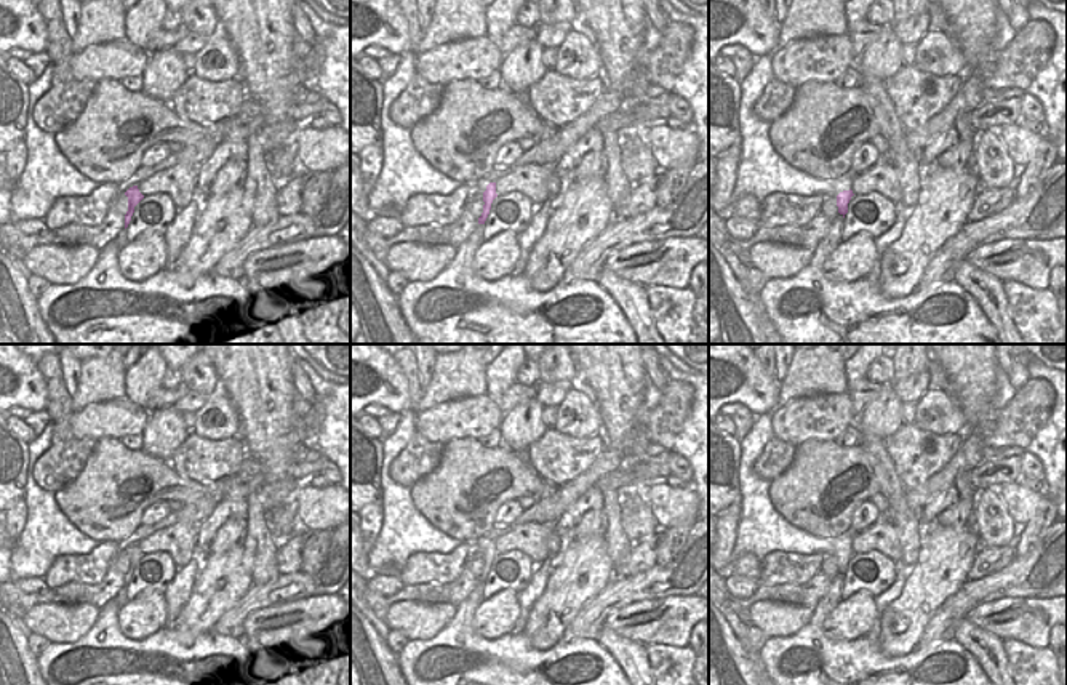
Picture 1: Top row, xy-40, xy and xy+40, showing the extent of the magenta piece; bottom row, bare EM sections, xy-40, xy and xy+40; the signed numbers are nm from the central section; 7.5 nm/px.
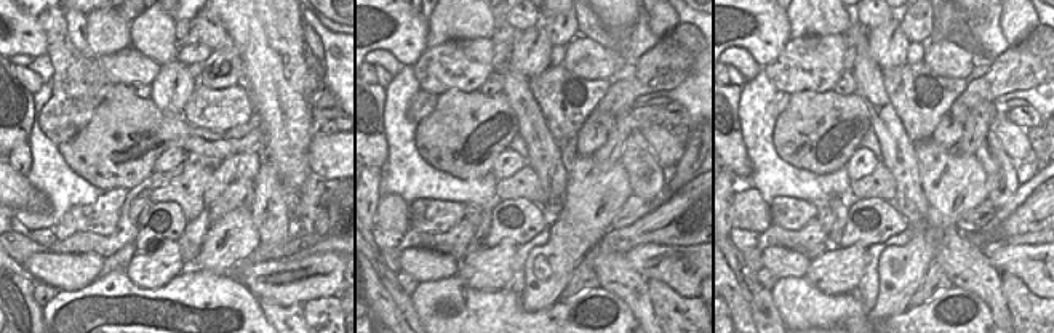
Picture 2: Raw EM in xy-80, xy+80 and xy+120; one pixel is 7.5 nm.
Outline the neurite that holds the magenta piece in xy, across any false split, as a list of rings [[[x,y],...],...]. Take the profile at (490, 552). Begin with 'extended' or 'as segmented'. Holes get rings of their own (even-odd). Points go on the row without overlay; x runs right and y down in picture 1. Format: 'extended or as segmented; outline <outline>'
extended; outline [[[490,541],[485,551],[470,551],[466,559],[466,568],[478,579],[478,583],[485,583],[496,555],[496,541]]]

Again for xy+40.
extended; outline [[[851,547],[840,551],[835,557],[830,554],[824,554],[819,570],[830,579],[833,579],[838,573],[845,576],[845,573],[848,571],[848,562],[853,554],[854,552]]]

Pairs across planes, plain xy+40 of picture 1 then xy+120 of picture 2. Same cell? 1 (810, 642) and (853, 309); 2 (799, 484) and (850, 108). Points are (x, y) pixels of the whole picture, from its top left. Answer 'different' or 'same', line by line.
1: same
2: same

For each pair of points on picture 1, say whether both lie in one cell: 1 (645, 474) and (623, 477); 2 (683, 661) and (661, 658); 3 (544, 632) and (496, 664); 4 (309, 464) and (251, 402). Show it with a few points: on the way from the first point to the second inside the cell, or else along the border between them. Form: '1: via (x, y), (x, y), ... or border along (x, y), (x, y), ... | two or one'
1: via (640, 474), (627, 476) | one
2: via (679, 661), (666, 661) | one
3: border along (522, 632), (539, 650), (547, 650), (560, 640) | two
4: border along (304, 448), (288, 469), (296, 485) | two

